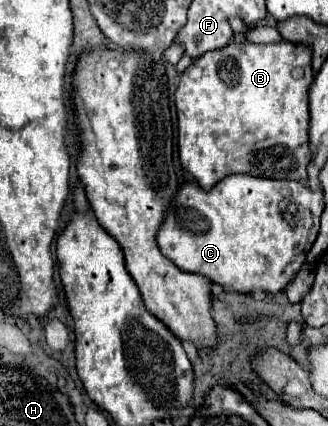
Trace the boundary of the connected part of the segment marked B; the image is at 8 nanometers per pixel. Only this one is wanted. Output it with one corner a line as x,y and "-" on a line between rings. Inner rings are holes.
289,41
273,45
229,43
219,51
203,53
183,71
175,91
175,107
179,119
179,161
183,169
189,171
205,191
233,173
285,179
293,167
293,179
305,179
309,163
307,89
311,81
311,49
307,45
295,45
-
295,67
305,71
301,79
291,75

